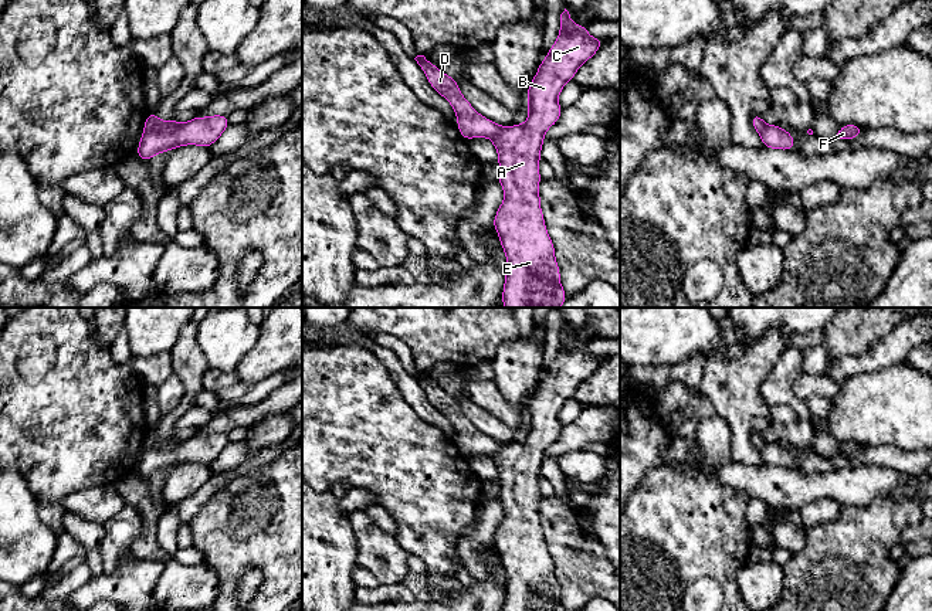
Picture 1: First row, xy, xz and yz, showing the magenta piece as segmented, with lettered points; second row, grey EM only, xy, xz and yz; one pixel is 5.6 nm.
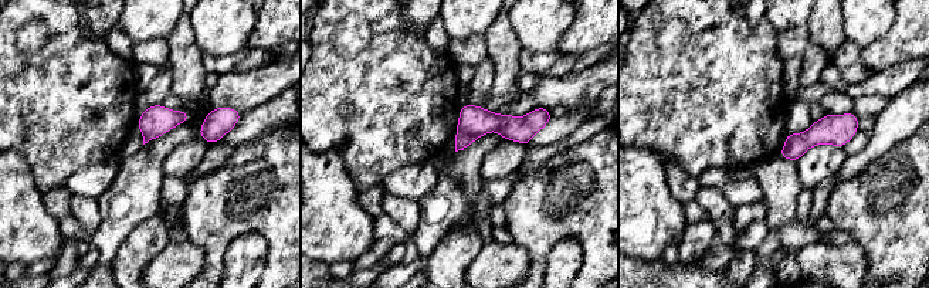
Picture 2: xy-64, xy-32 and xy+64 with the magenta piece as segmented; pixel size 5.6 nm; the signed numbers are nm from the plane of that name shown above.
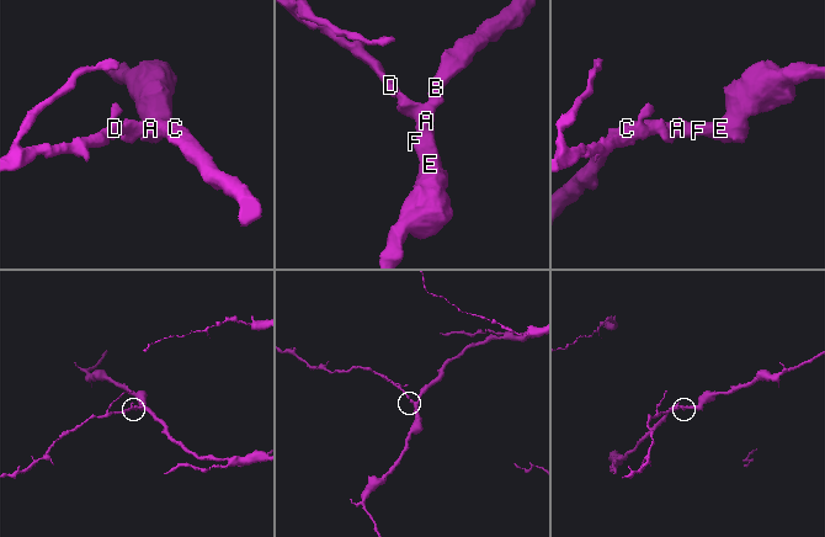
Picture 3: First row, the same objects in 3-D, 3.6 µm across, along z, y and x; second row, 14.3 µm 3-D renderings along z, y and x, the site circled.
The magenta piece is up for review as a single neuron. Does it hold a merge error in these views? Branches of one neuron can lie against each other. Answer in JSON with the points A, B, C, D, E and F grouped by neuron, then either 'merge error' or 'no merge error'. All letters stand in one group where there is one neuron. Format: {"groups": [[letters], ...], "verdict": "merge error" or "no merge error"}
{"groups": [["A", "B", "C", "E", "F"], ["D"]], "verdict": "merge error"}

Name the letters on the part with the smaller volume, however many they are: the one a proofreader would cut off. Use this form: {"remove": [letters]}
{"remove": ["D"]}

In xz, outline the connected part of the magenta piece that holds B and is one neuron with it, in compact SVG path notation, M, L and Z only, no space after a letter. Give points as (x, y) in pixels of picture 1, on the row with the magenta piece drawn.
M569 11L560 14L560 31L538 72L528 85L528 111L525 123L504 126L489 138L498 152L499 177L505 198L496 210L492 225L506 255L505 284L502 291L504 308L560 308L567 299L560 285L560 271L555 258L555 245L548 234L540 208L539 160L546 130L562 113L557 98L562 88L575 78L577 69L590 60L604 40L592 37L587 26L577 26Z

